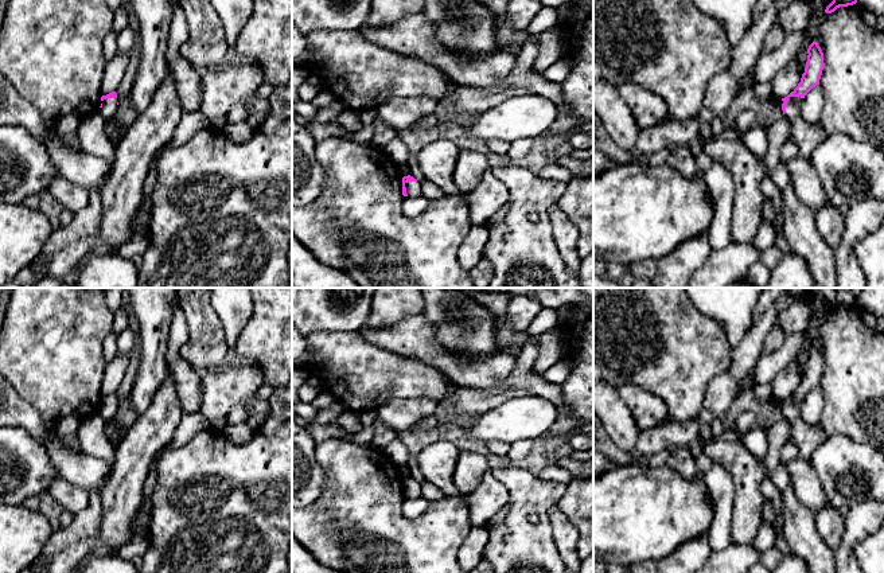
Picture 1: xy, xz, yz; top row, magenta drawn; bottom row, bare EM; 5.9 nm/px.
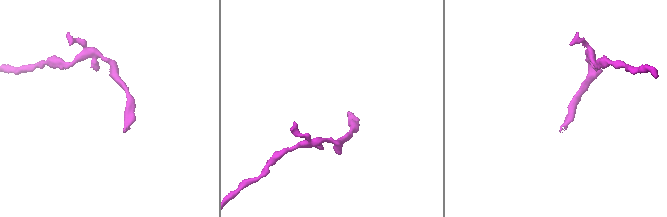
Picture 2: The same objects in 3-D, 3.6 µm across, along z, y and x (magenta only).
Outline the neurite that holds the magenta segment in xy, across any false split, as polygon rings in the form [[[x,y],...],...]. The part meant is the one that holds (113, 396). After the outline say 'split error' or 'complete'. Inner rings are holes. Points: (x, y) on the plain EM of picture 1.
[[[112,393],[106,397],[101,398],[101,408],[100,408],[100,414],[105,420],[106,424],[110,424],[116,416],[117,412],[117,394]]]; split error

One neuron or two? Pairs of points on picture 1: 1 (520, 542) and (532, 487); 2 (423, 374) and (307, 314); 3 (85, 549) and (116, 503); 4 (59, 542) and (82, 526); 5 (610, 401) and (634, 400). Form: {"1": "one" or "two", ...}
{"1": "one", "2": "two", "3": "one", "4": "one", "5": "two"}

